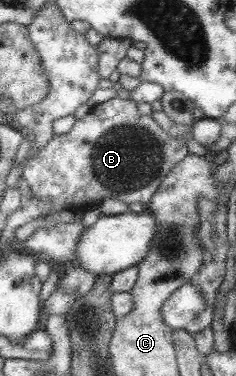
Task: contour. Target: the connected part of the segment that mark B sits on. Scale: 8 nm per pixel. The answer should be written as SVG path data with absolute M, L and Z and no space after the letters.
M114 97L77 120L68 133L56 134L48 146L24 164L23 177L31 193L46 200L57 211L85 214L87 210L98 207L105 198L118 198L127 204L139 202L146 206L188 151L183 140L162 130L151 116L143 116L133 100Z

